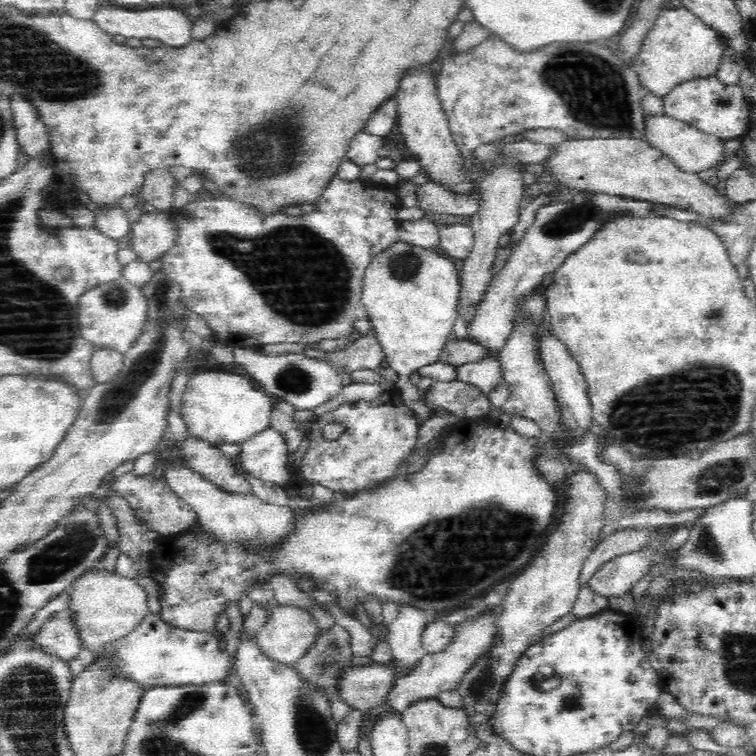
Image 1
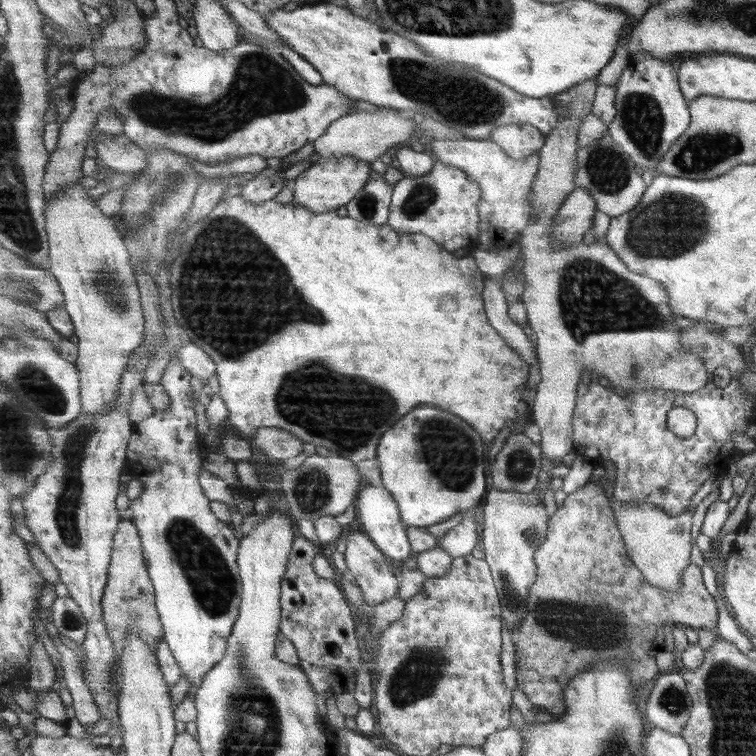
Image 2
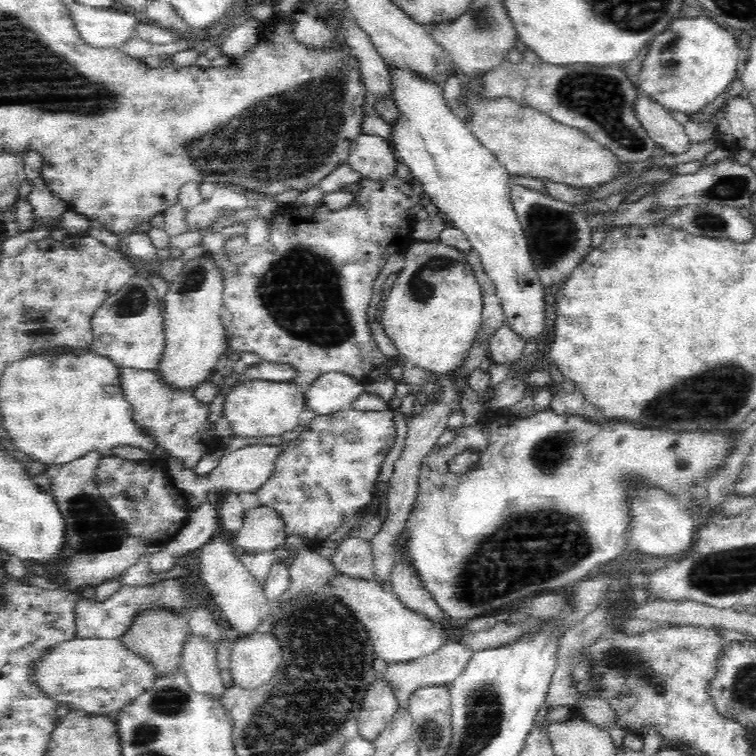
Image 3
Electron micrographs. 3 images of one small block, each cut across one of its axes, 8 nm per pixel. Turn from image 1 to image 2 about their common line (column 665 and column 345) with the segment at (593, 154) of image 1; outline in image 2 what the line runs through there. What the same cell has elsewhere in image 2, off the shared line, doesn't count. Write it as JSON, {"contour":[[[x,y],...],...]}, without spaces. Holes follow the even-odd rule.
{"contour":[[[320,157],[316,163],[302,172],[295,180],[295,204],[303,205],[315,213],[336,211],[339,206],[347,206],[371,179],[371,163],[357,157]]]}

